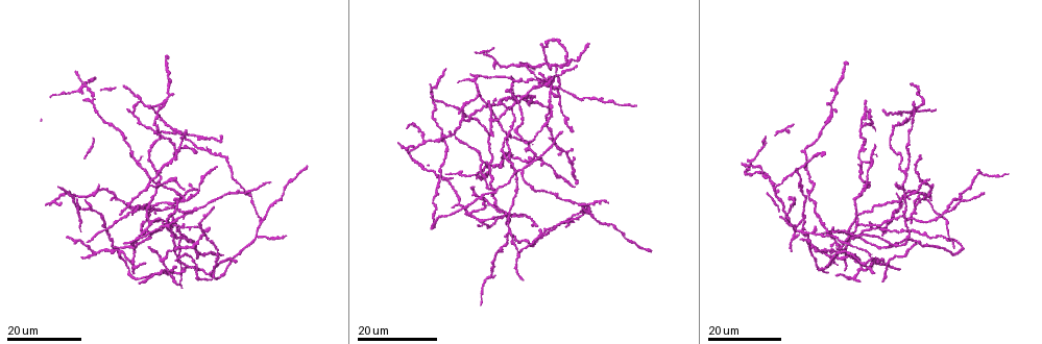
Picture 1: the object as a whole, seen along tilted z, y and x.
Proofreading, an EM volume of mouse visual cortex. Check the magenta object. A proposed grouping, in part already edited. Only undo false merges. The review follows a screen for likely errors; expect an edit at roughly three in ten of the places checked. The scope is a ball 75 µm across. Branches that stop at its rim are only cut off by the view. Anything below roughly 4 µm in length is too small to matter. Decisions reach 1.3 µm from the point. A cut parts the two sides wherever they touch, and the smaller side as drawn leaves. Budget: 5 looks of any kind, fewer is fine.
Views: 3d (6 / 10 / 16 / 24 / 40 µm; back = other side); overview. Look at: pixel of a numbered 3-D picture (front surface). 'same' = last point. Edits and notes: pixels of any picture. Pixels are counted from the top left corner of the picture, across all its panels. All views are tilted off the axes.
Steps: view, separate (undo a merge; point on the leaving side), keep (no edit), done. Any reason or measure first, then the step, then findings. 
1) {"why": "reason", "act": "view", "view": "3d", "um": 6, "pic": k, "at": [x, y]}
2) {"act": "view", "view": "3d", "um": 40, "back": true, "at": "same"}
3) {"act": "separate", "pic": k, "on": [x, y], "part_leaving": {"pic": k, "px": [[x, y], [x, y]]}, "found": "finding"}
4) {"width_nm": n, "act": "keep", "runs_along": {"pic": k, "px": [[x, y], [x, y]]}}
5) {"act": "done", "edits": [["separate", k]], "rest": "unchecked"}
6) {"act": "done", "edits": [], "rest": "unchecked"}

{"why": "thin arm on a thick one", "act": "view", "view": "3d", "um": 24, "pic": 1, "at": [558, 64]}

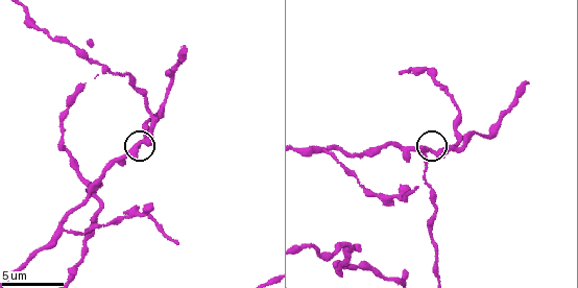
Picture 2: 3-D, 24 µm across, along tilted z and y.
{"why": "closer look", "act": "view", "view": "3d", "um": 10, "pic": 2, "at": [423, 153]}

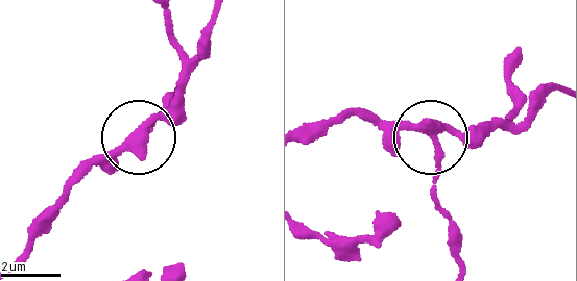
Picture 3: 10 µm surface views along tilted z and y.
{"why": "closer look", "act": "view", "view": "3d", "um": 6, "pic": 3, "at": [436, 135]}

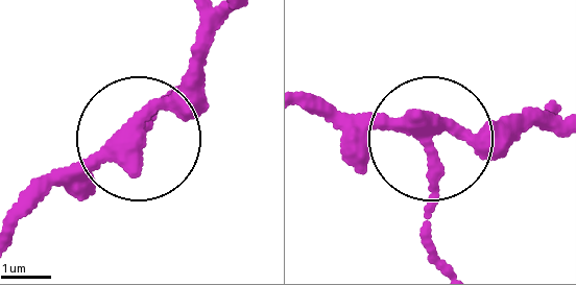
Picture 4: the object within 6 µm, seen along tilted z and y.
{"arms": 4, "act": "keep", "found": "continuous, no second neuron"}

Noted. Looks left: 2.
{"why": "three arms meet", "act": "view", "view": "3d", "um": 24, "pic": 1, "at": [533, 155]}

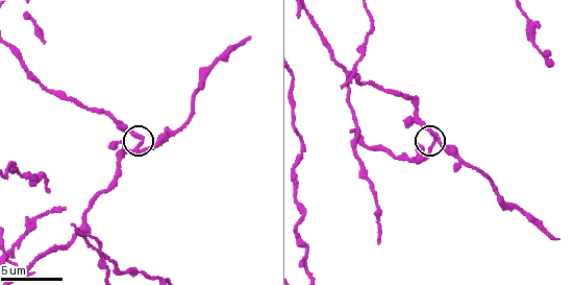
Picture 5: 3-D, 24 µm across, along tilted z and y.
{"act": "view", "view": "3d", "um": 10, "pic": 5, "at": [142, 143]}

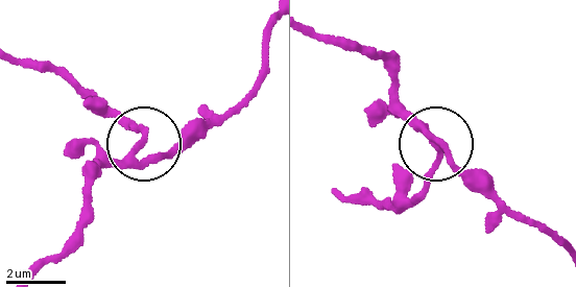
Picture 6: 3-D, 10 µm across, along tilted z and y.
{"arms": 3, "act": "keep", "found": "one neuron here"}

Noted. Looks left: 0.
{"act": "done", "edits": [], "rest": "unchecked"}

